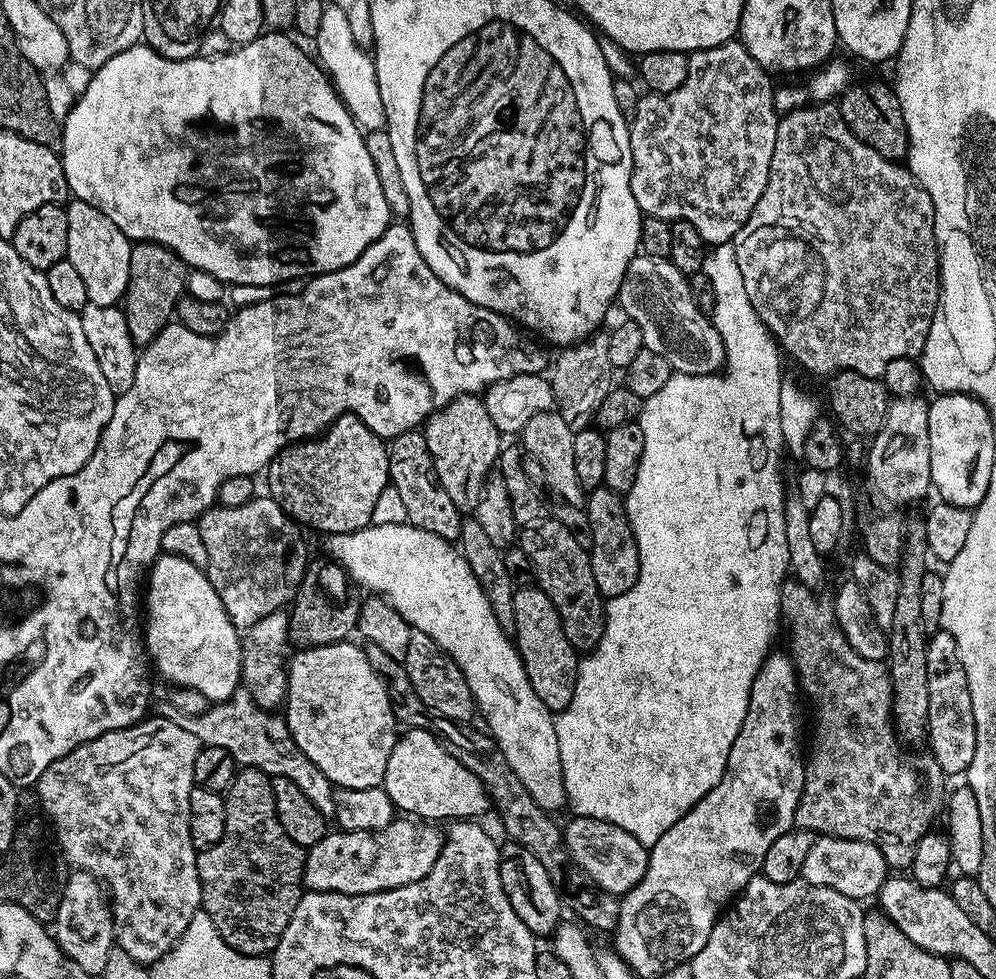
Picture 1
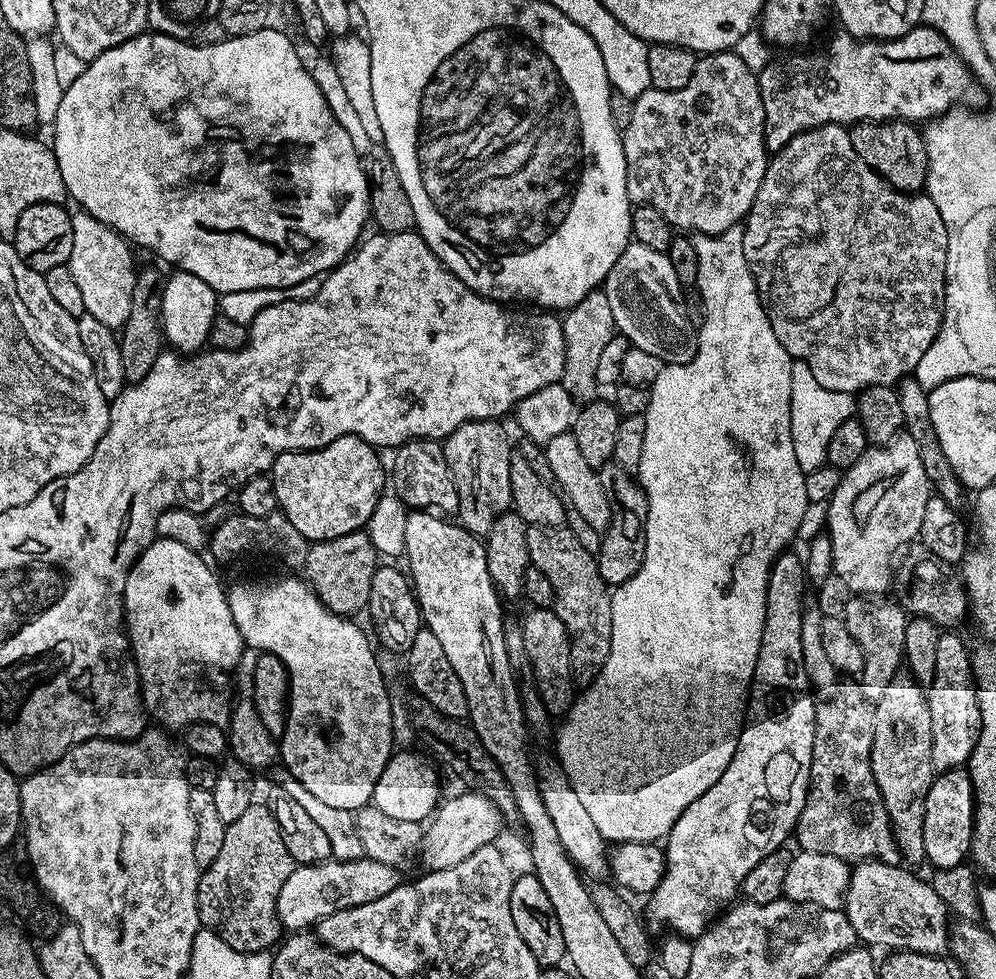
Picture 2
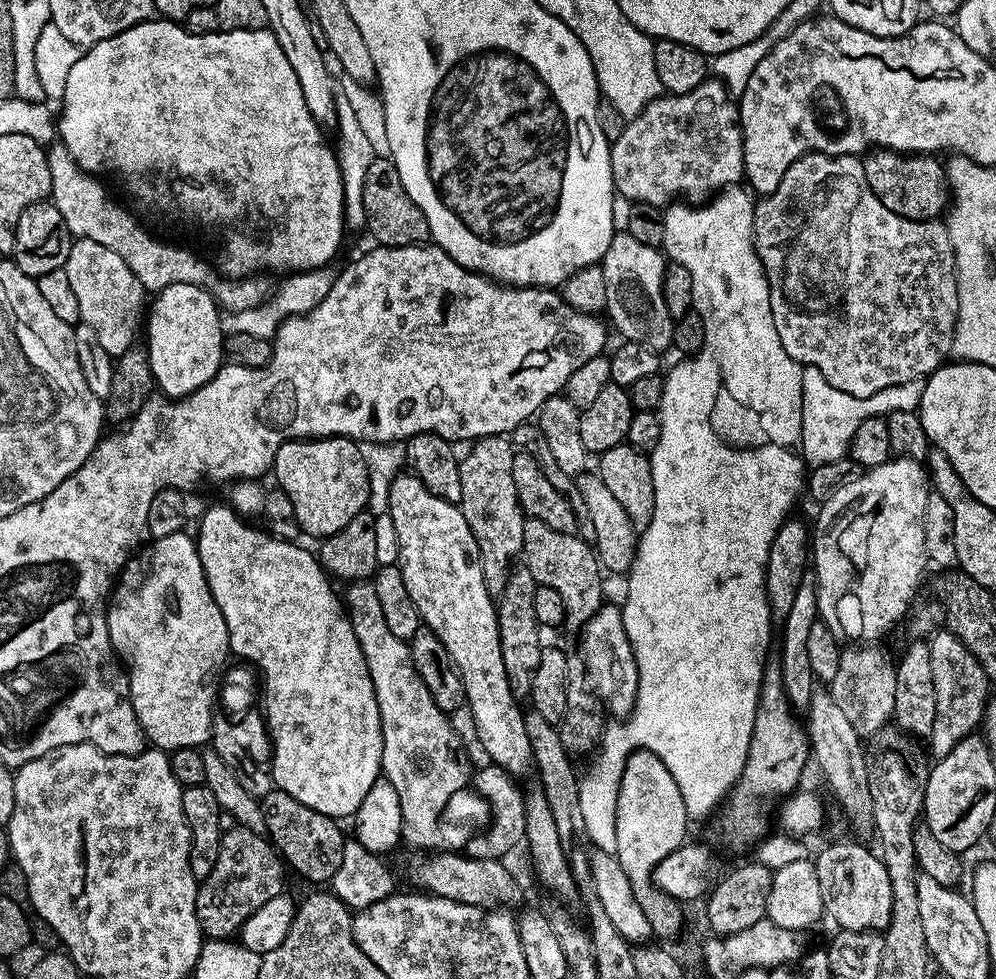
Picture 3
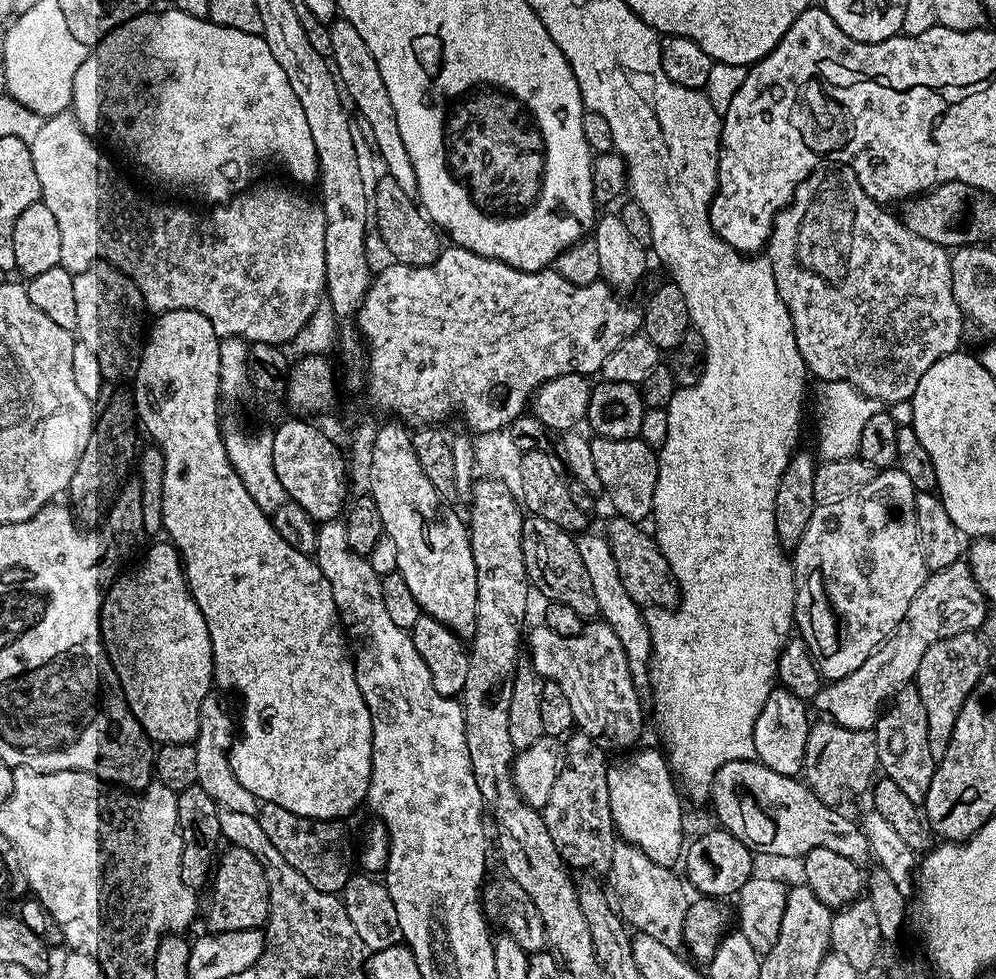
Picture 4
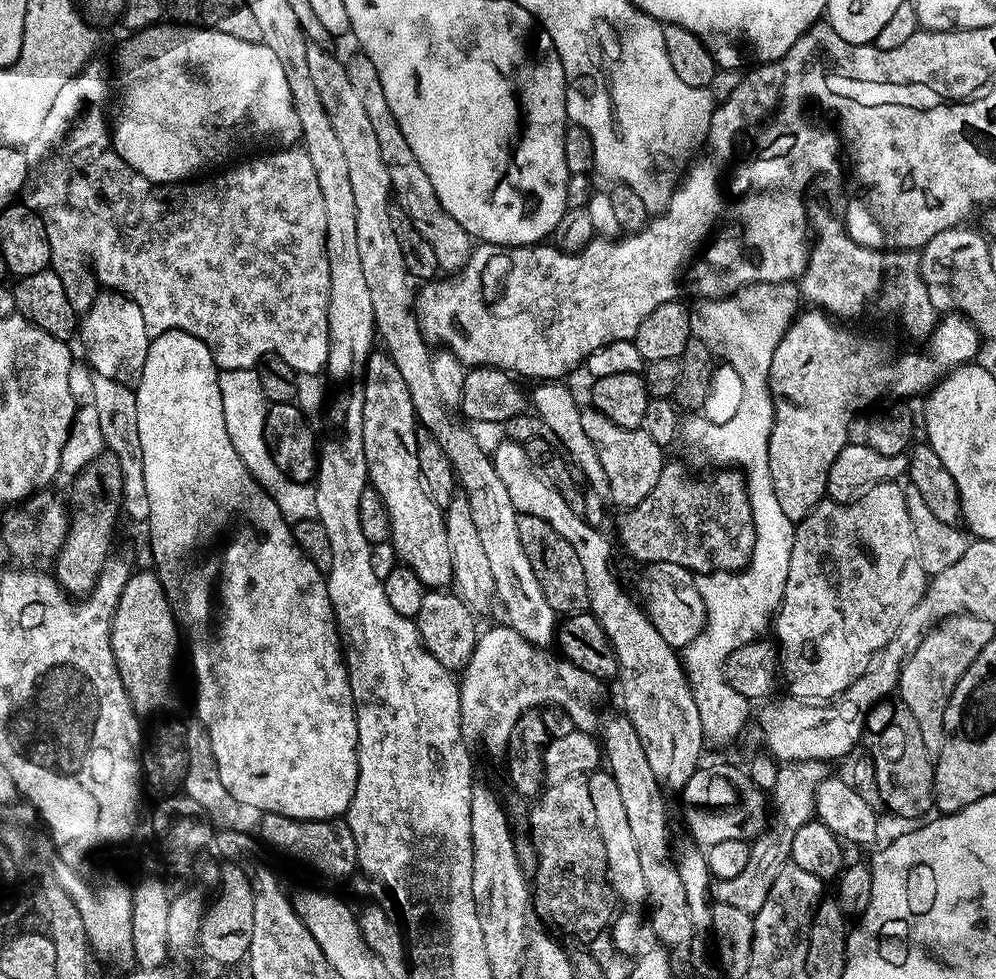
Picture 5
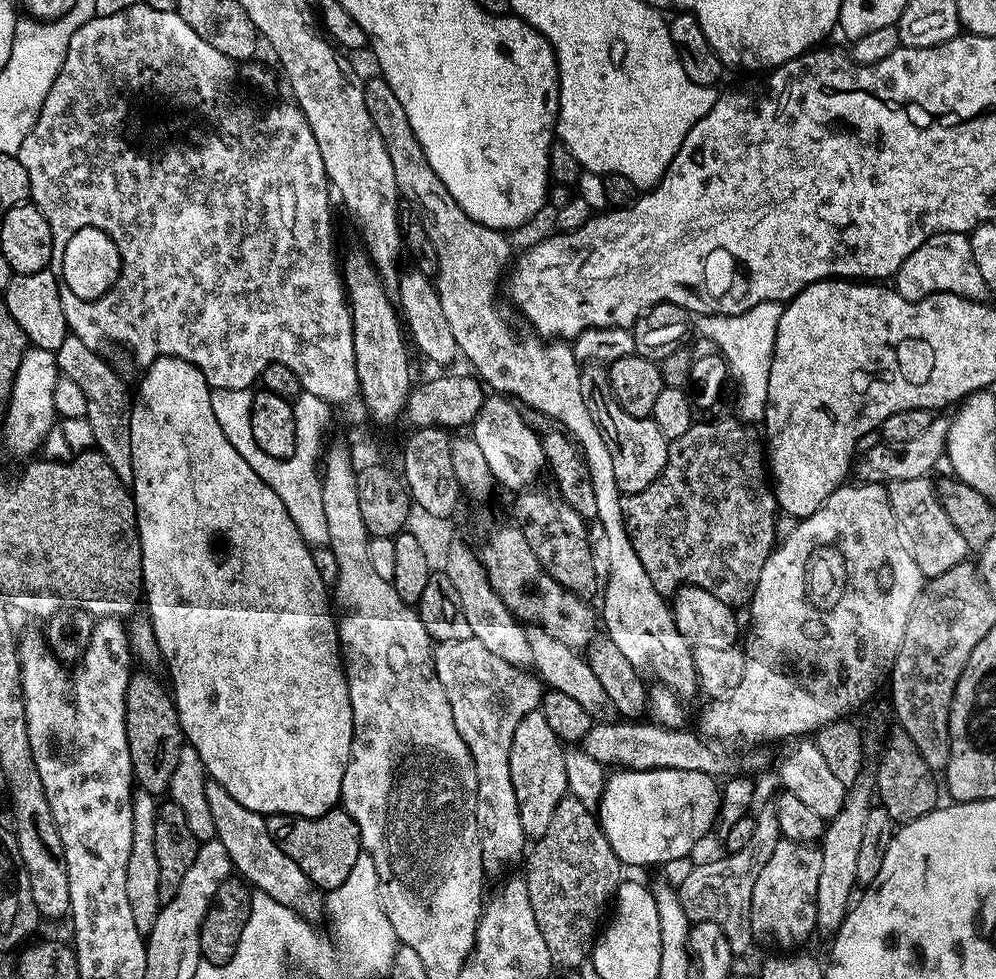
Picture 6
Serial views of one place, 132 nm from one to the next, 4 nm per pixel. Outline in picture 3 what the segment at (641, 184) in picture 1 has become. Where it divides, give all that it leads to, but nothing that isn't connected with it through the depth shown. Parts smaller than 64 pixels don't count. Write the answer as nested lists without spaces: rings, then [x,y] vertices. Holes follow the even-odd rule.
[[[709,78],[703,80],[698,86],[694,86],[694,90],[690,90],[681,96],[673,96],[671,94],[661,94],[657,100],[651,100],[645,108],[640,111],[639,115],[631,117],[625,123],[622,130],[622,138],[611,141],[610,147],[610,166],[612,167],[612,186],[617,193],[620,192],[625,196],[625,201],[635,202],[637,204],[654,204],[657,206],[667,206],[676,201],[684,202],[704,202],[722,192],[726,188],[739,185],[744,180],[744,139],[742,138],[742,130],[740,129],[740,110],[737,101],[728,92],[727,87],[717,78]]]

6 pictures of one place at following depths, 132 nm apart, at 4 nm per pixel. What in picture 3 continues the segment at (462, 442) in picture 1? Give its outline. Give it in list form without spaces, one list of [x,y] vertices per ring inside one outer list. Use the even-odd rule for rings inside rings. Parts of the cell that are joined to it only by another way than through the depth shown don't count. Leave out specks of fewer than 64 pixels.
[[[487,436],[475,441],[468,453],[460,460],[462,474],[462,498],[458,505],[460,513],[474,534],[474,542],[480,551],[480,565],[486,582],[486,590],[498,598],[506,586],[508,573],[514,567],[512,559],[524,550],[524,509],[514,490],[514,447],[508,436]]]

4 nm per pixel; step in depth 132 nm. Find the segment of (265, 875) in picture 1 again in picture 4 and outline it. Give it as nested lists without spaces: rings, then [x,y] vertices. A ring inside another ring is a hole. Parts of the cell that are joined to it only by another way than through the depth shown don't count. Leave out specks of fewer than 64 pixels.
[[[225,847],[214,864],[212,901],[208,904],[209,933],[260,928],[268,915],[268,887],[262,866],[250,850]]]

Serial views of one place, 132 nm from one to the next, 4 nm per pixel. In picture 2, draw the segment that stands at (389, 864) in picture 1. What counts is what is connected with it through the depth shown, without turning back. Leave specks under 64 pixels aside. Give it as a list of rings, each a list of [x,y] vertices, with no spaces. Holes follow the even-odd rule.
[[[464,790],[461,793],[461,796],[456,796],[453,800],[445,799],[424,828],[423,867],[429,872],[458,866],[458,862],[470,858],[474,850],[482,850],[482,846],[487,844],[496,844],[498,840],[496,835],[499,834],[500,827],[505,827],[504,815],[500,813],[498,806],[494,806],[494,802],[490,802],[490,798],[471,790]],[[367,858],[358,860],[324,860],[320,864],[301,864],[293,867],[290,878],[282,885],[282,894],[278,894],[276,913],[280,919],[281,929],[308,930],[322,918],[338,914],[338,910],[350,910],[382,894],[390,894],[402,883],[401,873]]]

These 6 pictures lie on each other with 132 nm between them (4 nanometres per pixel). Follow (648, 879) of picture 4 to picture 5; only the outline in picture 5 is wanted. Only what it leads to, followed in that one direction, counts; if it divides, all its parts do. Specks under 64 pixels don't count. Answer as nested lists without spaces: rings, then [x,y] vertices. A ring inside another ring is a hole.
[[[597,770],[587,777],[591,799],[594,801],[595,817],[597,819],[599,833],[602,834],[603,845],[606,846],[606,864],[609,868],[609,882],[611,891],[621,896],[625,900],[625,905],[636,906],[641,902],[647,901],[648,890],[646,877],[642,874],[642,858],[638,858],[638,842],[634,842],[634,830],[630,830],[630,818],[626,814],[626,805],[622,802],[622,793],[618,791],[618,782],[614,782],[611,771]]]

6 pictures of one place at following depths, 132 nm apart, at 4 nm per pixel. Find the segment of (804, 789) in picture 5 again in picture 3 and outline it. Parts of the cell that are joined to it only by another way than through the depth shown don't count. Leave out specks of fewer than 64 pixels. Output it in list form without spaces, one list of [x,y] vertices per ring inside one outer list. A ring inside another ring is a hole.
[[[848,646],[841,651],[838,674],[830,681],[830,691],[834,702],[838,702],[839,709],[846,714],[847,719],[861,738],[875,737],[877,732],[889,727],[894,710],[894,682],[896,670],[893,661],[888,661],[888,656],[880,646]]]

